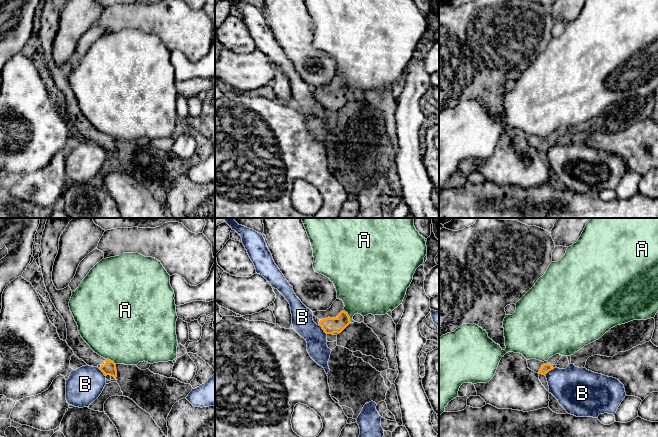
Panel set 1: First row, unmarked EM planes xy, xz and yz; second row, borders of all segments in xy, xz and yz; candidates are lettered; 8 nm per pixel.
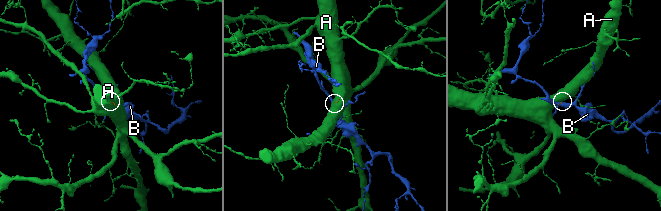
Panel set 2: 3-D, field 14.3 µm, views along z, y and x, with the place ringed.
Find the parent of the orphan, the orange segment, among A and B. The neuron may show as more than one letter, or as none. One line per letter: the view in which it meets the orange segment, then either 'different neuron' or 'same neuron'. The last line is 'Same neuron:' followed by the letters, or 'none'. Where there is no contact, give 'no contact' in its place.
A: xz | different neuron
B: xz | different neuron
Same neuron: none

